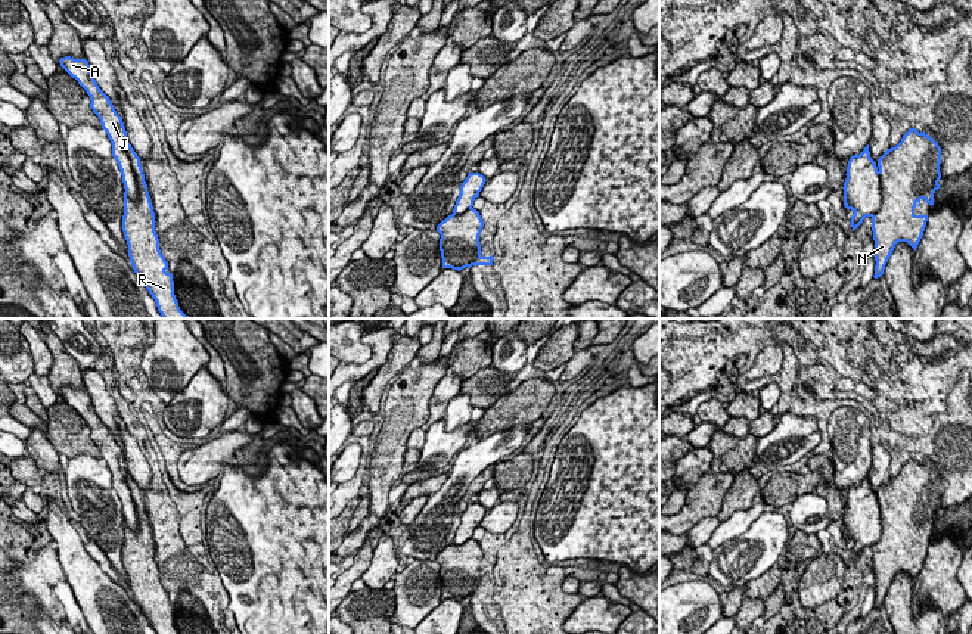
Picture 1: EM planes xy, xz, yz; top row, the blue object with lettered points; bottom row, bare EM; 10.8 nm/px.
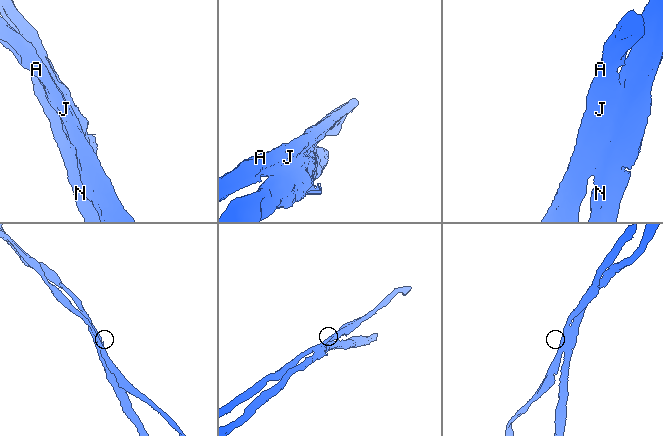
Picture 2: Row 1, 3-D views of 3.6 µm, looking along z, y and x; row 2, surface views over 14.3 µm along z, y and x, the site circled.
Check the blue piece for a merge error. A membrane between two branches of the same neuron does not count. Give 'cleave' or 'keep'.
cleave

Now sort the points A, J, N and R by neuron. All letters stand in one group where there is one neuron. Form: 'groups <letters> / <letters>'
groups A J / N R

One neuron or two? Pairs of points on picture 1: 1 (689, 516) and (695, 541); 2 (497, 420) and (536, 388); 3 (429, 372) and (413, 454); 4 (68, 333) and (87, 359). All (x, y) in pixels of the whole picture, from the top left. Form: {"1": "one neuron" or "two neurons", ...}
{"1": "two neurons", "2": "one neuron", "3": "two neurons", "4": "one neuron"}

